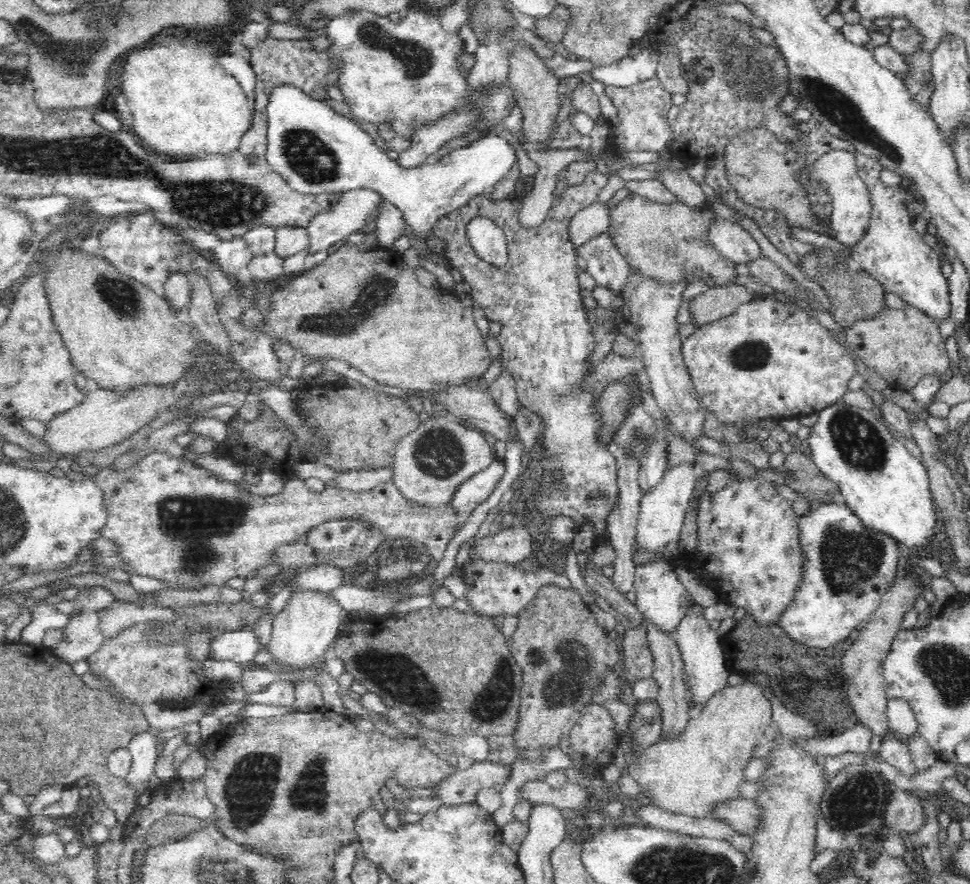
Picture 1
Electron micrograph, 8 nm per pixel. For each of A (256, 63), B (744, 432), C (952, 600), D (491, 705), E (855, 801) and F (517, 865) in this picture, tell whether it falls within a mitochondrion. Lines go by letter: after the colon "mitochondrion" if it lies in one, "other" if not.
A: other
B: other
C: other
D: mitochondrion
E: mitochondrion
F: other

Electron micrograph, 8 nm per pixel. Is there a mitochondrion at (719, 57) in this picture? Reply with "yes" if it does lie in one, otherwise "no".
yes

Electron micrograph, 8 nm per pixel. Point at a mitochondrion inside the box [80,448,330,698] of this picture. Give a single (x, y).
(199, 526)

